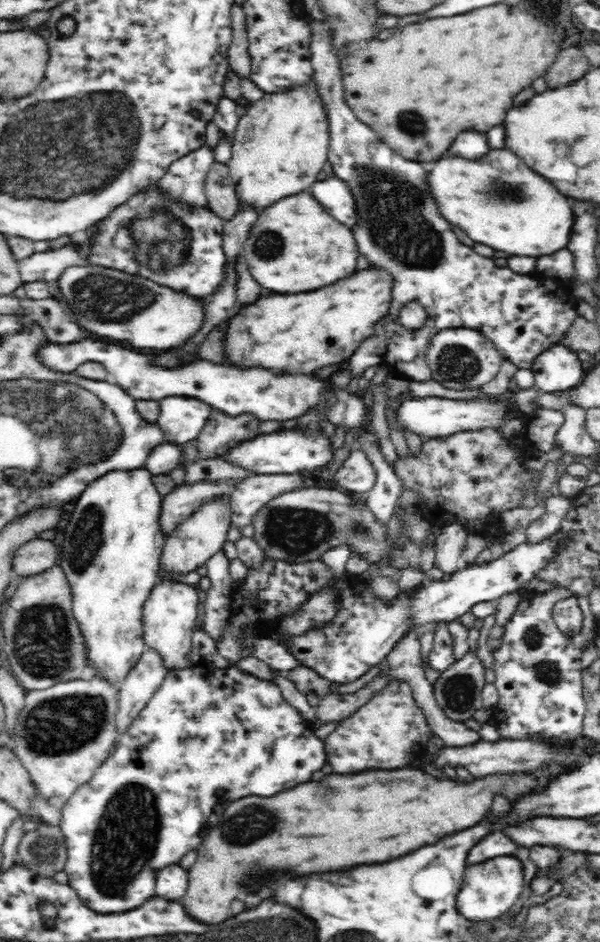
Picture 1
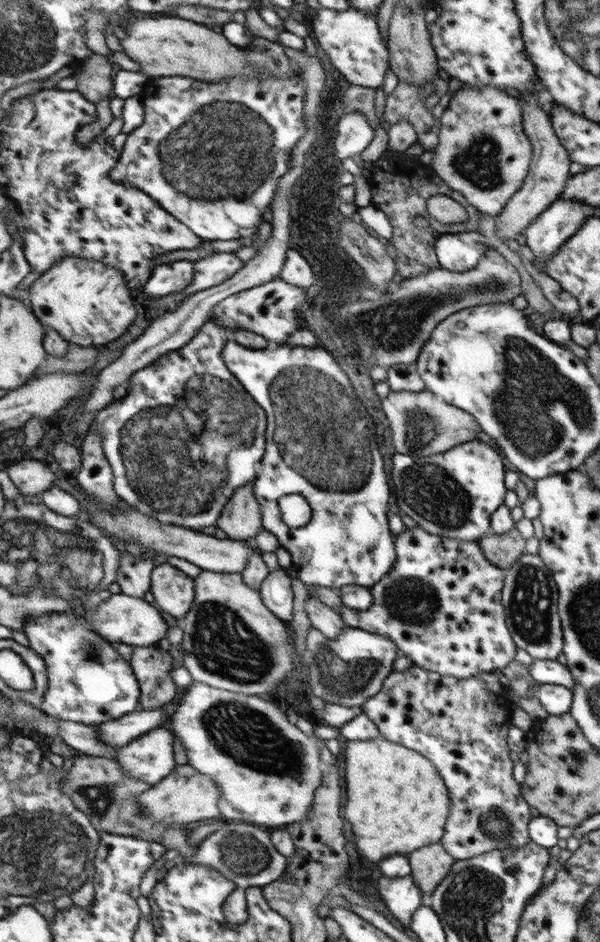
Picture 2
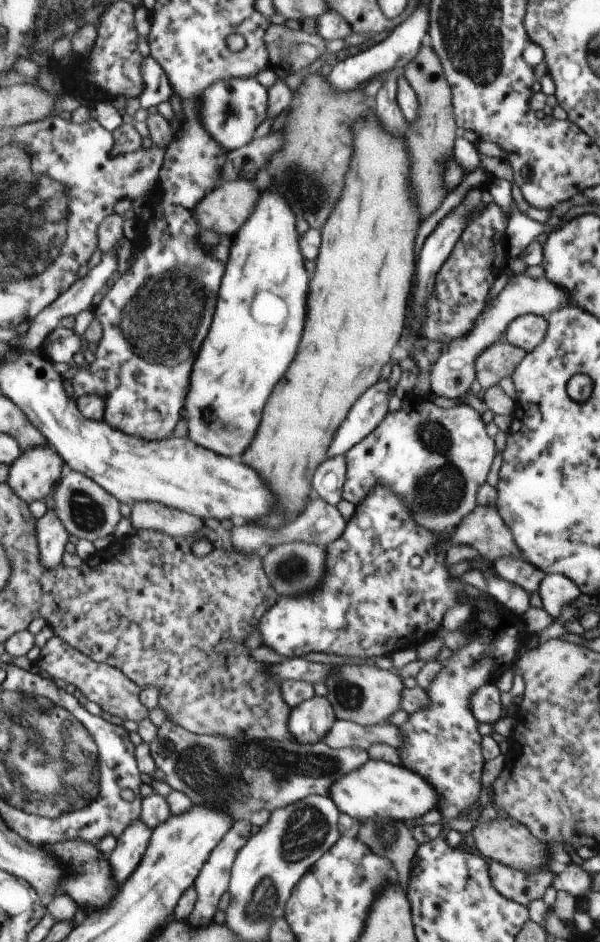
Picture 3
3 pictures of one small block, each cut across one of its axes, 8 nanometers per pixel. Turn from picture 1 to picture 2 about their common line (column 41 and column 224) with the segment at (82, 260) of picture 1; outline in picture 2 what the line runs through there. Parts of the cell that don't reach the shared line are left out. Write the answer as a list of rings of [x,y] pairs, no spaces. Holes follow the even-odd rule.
[[[213,252],[195,261],[194,264],[195,279],[193,284],[187,286],[187,289],[183,289],[183,294],[193,294],[193,292],[201,292],[223,284],[243,269],[245,262],[237,258],[234,252]]]

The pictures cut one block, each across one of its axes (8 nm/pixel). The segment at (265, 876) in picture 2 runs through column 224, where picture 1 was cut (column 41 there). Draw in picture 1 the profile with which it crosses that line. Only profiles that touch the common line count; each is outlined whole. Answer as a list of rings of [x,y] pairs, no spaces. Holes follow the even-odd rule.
[[[42,823],[36,830],[24,833],[17,852],[19,862],[46,878],[62,871],[67,861],[65,840],[58,825]]]

